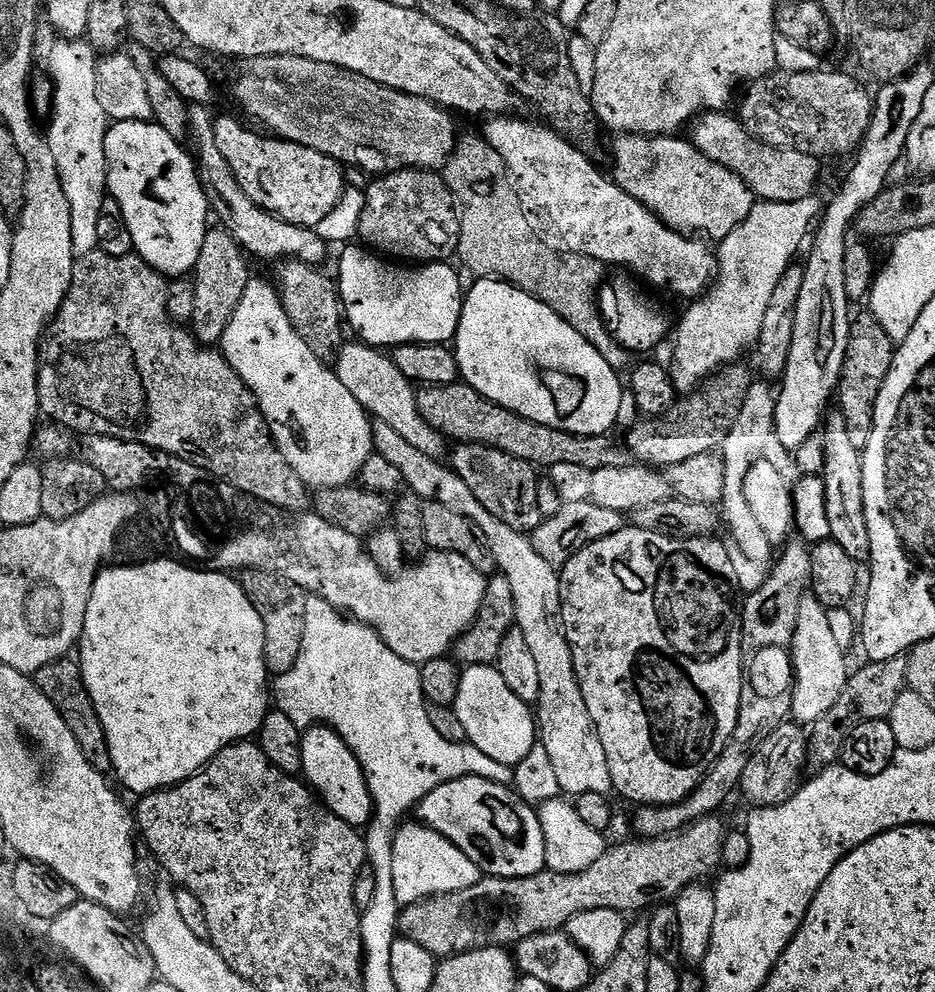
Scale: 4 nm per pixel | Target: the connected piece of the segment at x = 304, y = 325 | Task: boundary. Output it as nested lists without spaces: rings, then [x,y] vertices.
[[[281,260],[275,265],[276,280],[274,287],[280,293],[280,301],[290,318],[290,326],[310,346],[310,350],[321,362],[332,362],[342,347],[340,324],[342,328],[342,305],[335,279],[320,272],[319,267],[302,264],[298,260]]]

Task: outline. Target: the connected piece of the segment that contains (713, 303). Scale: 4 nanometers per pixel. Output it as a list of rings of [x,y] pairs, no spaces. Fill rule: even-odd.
[[[813,194],[794,202],[761,200],[753,203],[750,214],[746,214],[746,222],[734,226],[734,230],[730,230],[727,238],[719,241],[714,252],[716,275],[708,291],[685,307],[688,309],[685,310],[680,325],[677,328],[675,325],[674,328],[670,371],[677,393],[687,394],[697,391],[709,376],[715,376],[720,369],[737,363],[743,357],[740,355],[747,348],[749,351],[755,345],[758,334],[762,330],[762,321],[770,297],[774,295],[778,282],[782,282],[782,274],[786,274],[786,270],[797,259],[796,255],[799,254],[800,247],[803,244],[805,247],[814,225],[822,215],[822,200],[820,204],[818,197],[819,195]]]

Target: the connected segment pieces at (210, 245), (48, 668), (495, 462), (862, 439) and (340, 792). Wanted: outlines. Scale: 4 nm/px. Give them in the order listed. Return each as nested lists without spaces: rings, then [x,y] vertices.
[[[223,228],[209,229],[192,274],[195,292],[190,331],[201,345],[216,346],[223,341],[226,326],[230,326],[230,318],[252,279],[247,262],[243,249],[227,231]]]
[[[72,658],[55,660],[42,666],[42,670],[35,672],[34,679],[37,688],[42,690],[42,694],[46,694],[46,698],[50,698],[50,702],[54,702],[58,714],[62,714],[70,734],[74,734],[82,754],[86,754],[86,762],[90,762],[94,770],[105,774],[111,773],[112,759],[110,758],[110,746],[106,742],[106,730],[102,730],[98,710],[94,710],[94,702],[84,685],[79,663]]]
[[[457,443],[452,452],[450,467],[474,490],[474,498],[494,514],[494,518],[502,518],[506,526],[514,526],[514,530],[525,534],[532,533],[545,519],[542,510],[538,510],[538,486],[541,477],[533,465],[522,462],[522,458],[514,458],[502,450],[494,450],[481,444]]]
[[[871,314],[856,316],[852,322],[850,338],[846,346],[846,358],[840,375],[838,411],[846,418],[846,430],[854,442],[854,446],[863,449],[870,442],[870,434],[874,434],[874,410],[878,402],[878,394],[882,394],[882,386],[892,369],[896,357],[897,345],[882,330],[882,326]]]
[[[330,726],[303,729],[300,745],[304,767],[302,776],[308,787],[319,797],[325,808],[342,818],[342,822],[354,829],[363,829],[372,819],[372,798],[364,770],[358,758],[351,752],[350,746]]]

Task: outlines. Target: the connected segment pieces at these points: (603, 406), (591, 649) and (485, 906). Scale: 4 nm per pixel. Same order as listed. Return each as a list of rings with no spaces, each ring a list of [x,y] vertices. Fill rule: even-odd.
[[[480,278],[475,283],[476,285],[472,289],[467,289],[464,297],[460,325],[454,341],[456,361],[460,367],[463,383],[478,390],[478,394],[485,396],[490,402],[494,402],[530,422],[538,422],[542,426],[550,426],[554,430],[566,430],[570,434],[579,436],[609,435],[613,431],[611,428],[617,427],[618,406],[622,406],[622,398],[626,391],[625,385],[620,385],[621,373],[612,368],[610,362],[606,362],[606,358],[602,358],[602,354],[598,354],[598,350],[594,350],[594,346],[590,346],[590,342],[586,342],[586,338],[582,338],[582,334],[578,334],[578,330],[574,330],[574,326],[570,326],[562,318],[558,318],[558,314],[554,314],[554,310],[550,310],[550,306],[538,302],[538,298],[526,294],[521,288],[516,288],[512,284],[505,284],[503,280]]]
[[[626,526],[618,534],[610,534],[610,538],[602,538],[598,542],[594,542],[590,546],[586,546],[582,550],[578,550],[578,554],[574,554],[574,558],[570,558],[570,562],[566,562],[564,567],[559,569],[560,574],[560,624],[564,628],[564,637],[570,646],[570,654],[574,658],[574,674],[578,678],[578,686],[582,686],[582,699],[586,702],[586,710],[590,714],[590,718],[596,727],[598,738],[602,742],[602,750],[606,750],[606,762],[610,766],[610,778],[615,795],[620,795],[622,799],[629,800],[635,806],[651,806],[653,808],[661,808],[667,804],[677,804],[688,797],[693,790],[704,781],[704,776],[711,768],[716,765],[716,759],[722,754],[722,750],[730,742],[730,738],[734,734],[734,726],[738,722],[738,710],[740,709],[740,699],[742,698],[742,690],[744,689],[744,618],[742,615],[742,593],[738,586],[738,574],[734,574],[734,562],[730,562],[730,548],[720,541],[720,538],[711,536],[699,536],[698,538],[690,538],[689,540],[679,540],[678,538],[670,538],[662,534],[654,534],[650,530],[642,530]]]
[[[713,814],[696,820],[678,832],[669,836],[653,836],[651,838],[632,838],[629,844],[616,844],[605,847],[602,858],[581,872],[562,874],[545,870],[537,876],[526,878],[502,878],[485,875],[474,886],[466,890],[454,890],[450,894],[429,896],[413,904],[401,907],[399,916],[399,935],[410,942],[418,942],[422,950],[430,950],[437,958],[461,956],[477,948],[504,948],[515,946],[534,934],[558,932],[567,929],[570,918],[574,914],[582,914],[586,910],[614,910],[625,914],[640,914],[653,906],[675,901],[683,888],[697,882],[707,881],[708,875],[722,864],[722,846],[726,835],[726,827],[719,815]]]

